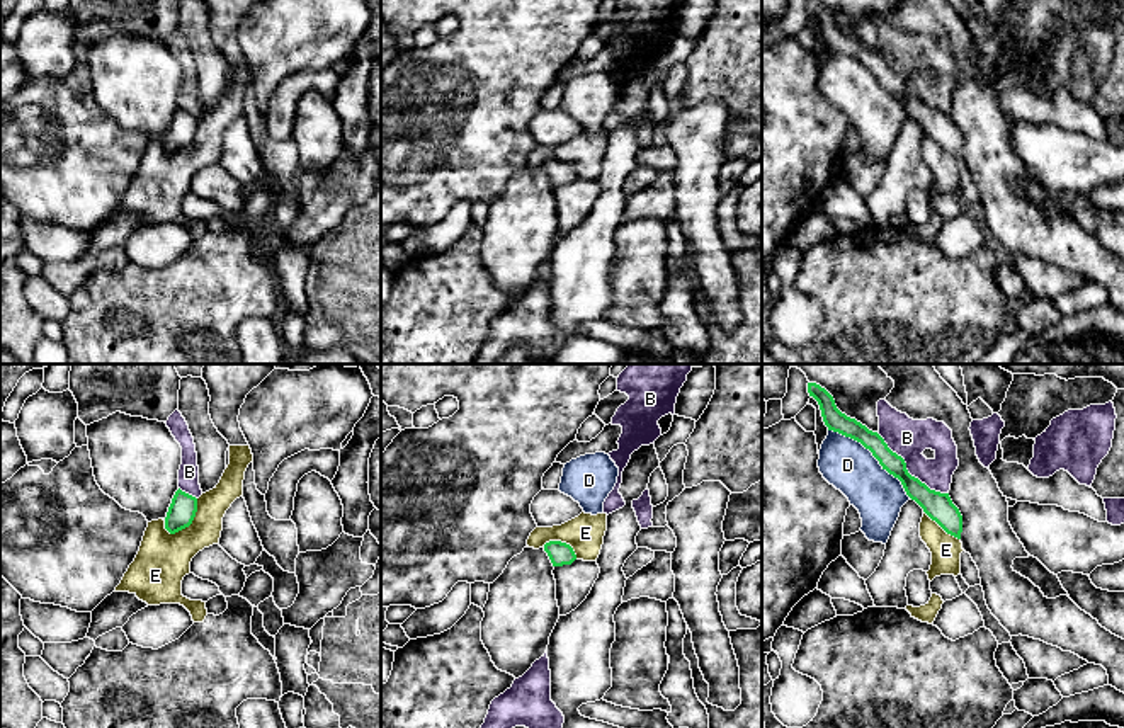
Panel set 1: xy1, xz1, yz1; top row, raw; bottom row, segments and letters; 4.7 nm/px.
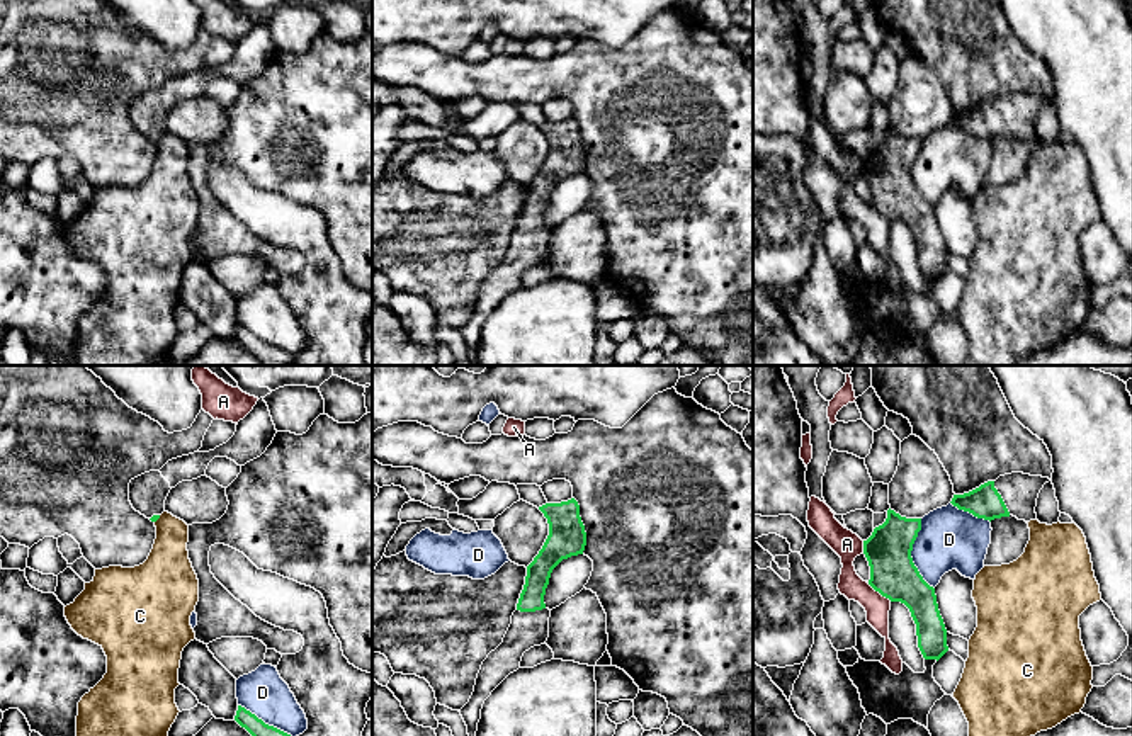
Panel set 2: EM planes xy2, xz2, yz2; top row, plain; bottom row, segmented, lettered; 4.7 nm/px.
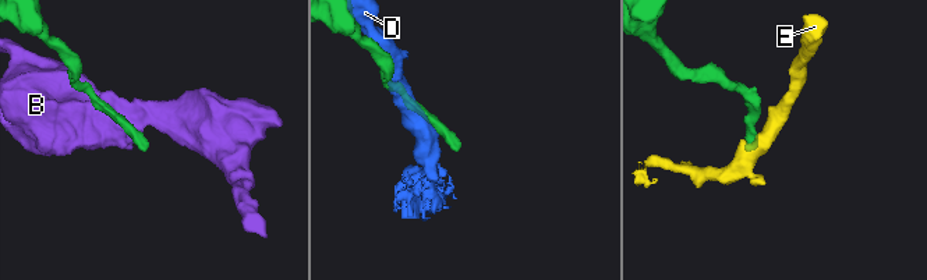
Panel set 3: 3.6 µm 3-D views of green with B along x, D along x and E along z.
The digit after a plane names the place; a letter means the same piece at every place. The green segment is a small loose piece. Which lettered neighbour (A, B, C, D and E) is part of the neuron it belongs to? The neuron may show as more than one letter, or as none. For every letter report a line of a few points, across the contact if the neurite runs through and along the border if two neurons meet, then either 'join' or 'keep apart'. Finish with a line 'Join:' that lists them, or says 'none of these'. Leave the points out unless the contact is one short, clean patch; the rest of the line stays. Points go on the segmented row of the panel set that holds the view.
A: keep apart
B: keep apart
C: keep apart
D: keep apart
E: line xy1 (198, 499), (194, 519), (170, 534); keep apart
Join: none of these

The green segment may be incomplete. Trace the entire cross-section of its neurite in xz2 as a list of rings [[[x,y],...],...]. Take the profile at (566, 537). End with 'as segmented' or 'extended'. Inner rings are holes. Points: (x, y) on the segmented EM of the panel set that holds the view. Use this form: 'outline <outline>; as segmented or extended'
outline [[[574,498],[546,503],[539,510],[547,518],[549,535],[527,566],[525,585],[503,643],[483,661],[474,692],[459,711],[469,736],[476,736],[484,700],[510,673],[520,668],[524,653],[546,644],[551,610],[544,603],[544,595],[551,573],[563,559],[583,554],[586,546],[586,532]]]; extended

